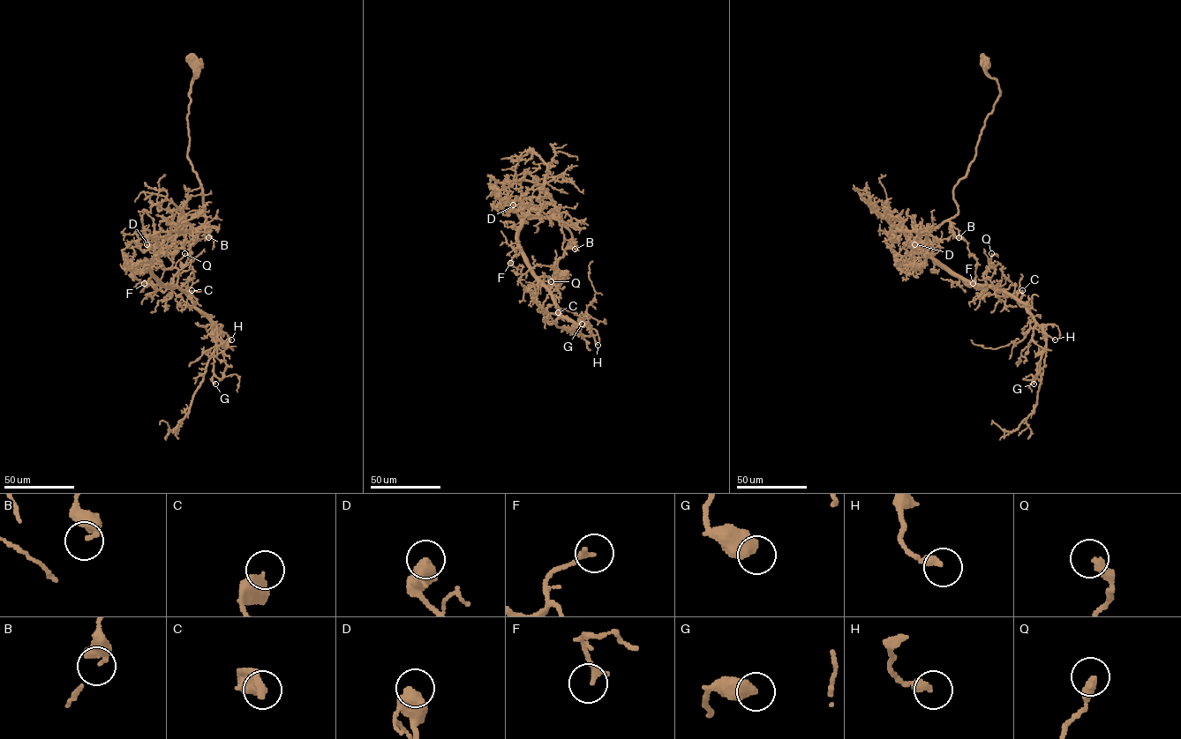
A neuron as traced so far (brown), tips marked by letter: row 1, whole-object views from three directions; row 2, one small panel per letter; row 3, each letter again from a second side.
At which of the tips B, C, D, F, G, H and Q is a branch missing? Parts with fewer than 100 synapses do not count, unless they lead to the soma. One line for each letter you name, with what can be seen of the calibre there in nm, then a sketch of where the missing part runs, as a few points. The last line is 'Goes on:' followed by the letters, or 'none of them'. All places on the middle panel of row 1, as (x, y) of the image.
Goes on: none of them

